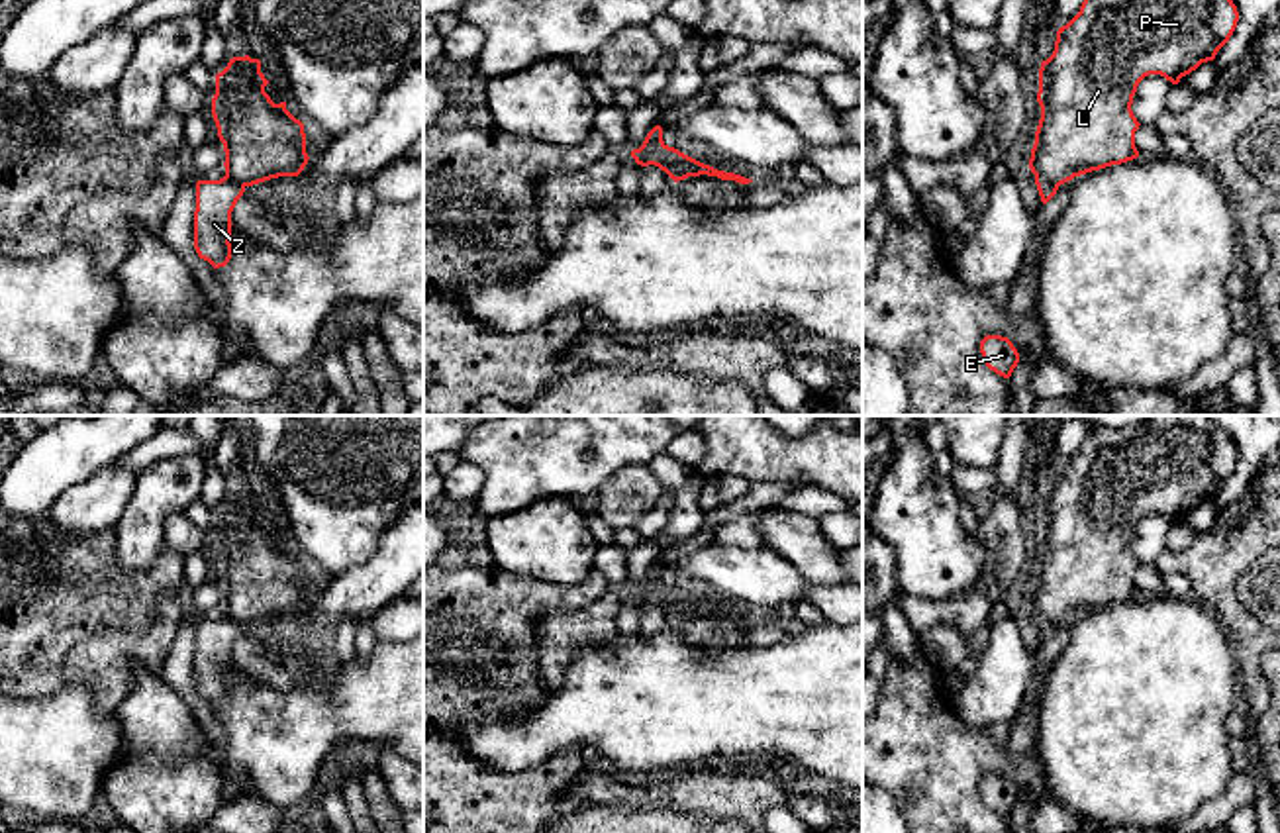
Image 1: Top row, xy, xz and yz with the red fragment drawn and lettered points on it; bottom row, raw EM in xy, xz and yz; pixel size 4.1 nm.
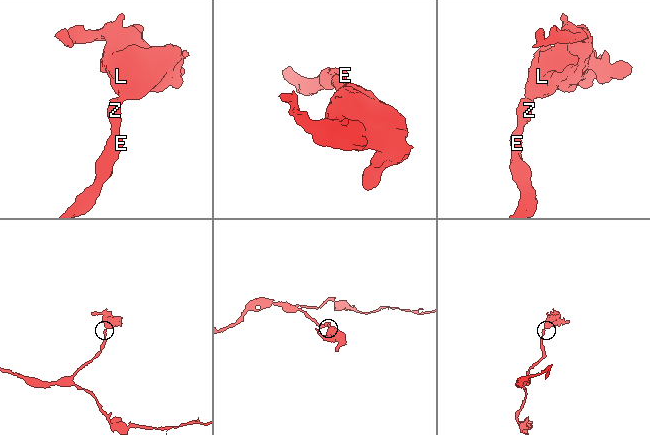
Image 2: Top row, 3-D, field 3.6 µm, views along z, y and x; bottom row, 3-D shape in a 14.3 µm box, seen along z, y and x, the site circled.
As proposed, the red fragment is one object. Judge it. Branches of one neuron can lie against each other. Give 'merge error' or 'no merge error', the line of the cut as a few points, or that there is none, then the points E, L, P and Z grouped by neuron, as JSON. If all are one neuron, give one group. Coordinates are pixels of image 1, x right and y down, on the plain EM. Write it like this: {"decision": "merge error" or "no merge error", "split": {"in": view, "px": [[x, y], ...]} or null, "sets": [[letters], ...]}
{"decision": "no merge error", "split": null, "sets": [["E", "L", "P", "Z"]]}

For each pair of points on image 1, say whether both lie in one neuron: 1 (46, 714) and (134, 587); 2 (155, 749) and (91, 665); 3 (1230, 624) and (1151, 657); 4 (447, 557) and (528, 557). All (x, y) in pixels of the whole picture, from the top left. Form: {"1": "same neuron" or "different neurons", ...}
{"1": "different neurons", "2": "different neurons", "3": "different neurons", "4": "different neurons"}

